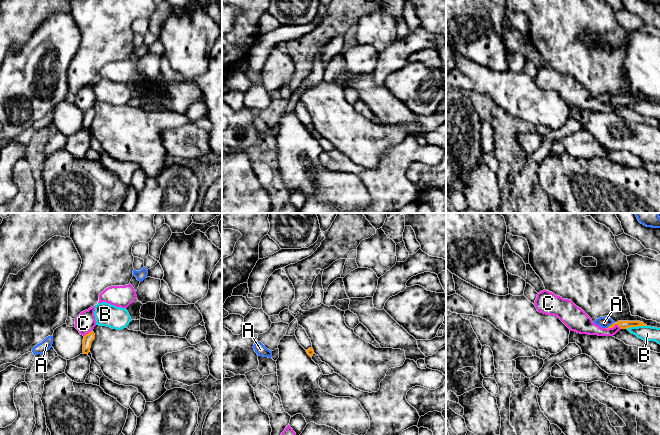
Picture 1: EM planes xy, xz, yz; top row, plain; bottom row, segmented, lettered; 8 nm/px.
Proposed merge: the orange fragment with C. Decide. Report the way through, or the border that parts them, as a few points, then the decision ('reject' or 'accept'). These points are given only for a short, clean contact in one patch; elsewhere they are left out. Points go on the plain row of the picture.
reject

